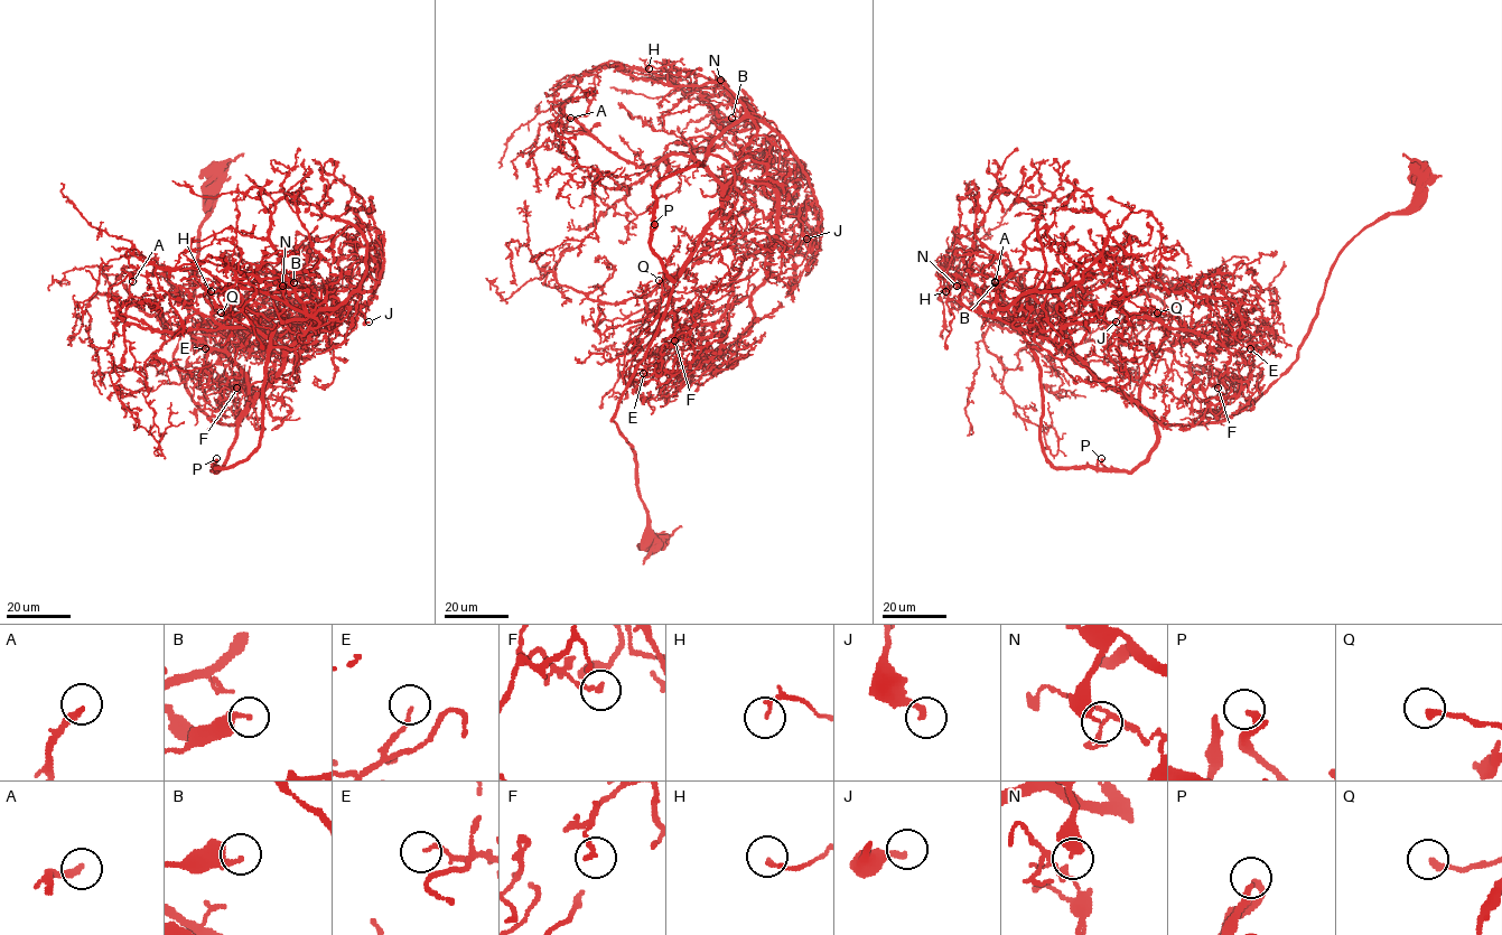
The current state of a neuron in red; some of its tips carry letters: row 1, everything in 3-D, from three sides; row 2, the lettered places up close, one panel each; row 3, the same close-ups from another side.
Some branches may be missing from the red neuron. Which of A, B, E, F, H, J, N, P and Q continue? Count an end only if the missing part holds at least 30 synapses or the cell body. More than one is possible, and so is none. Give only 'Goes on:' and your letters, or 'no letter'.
Goes on: A

